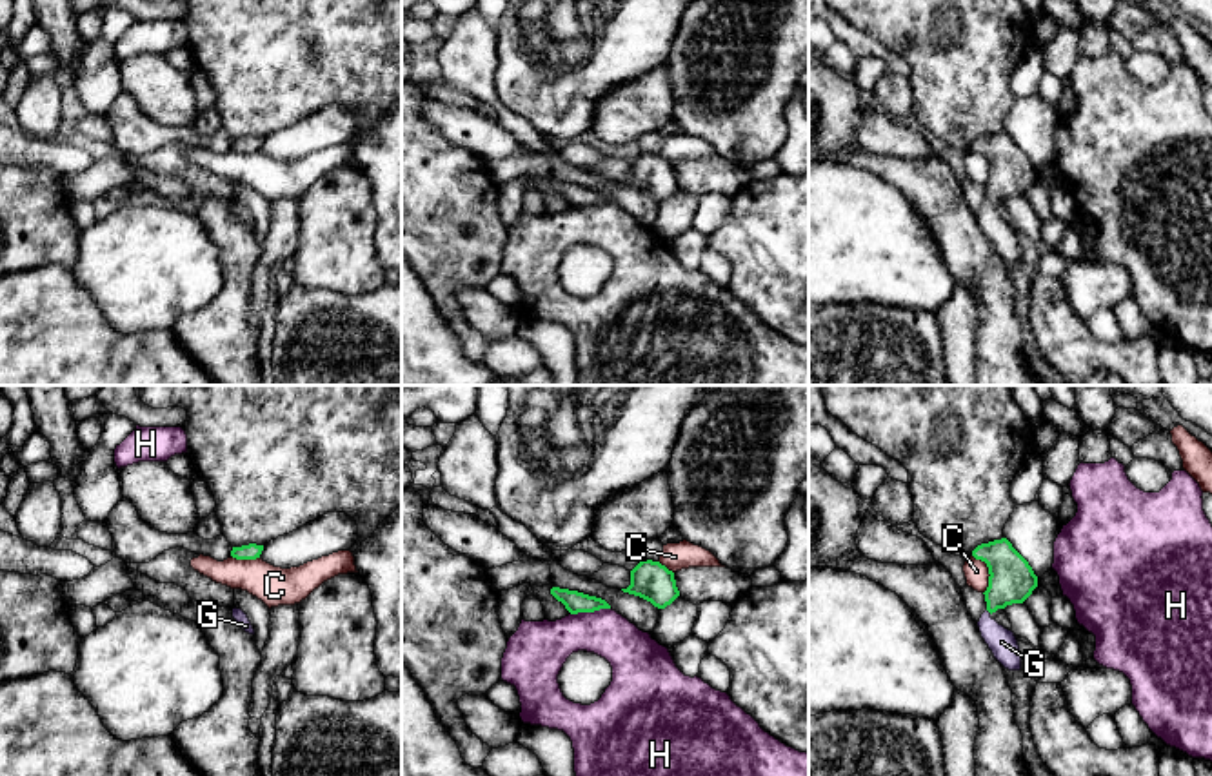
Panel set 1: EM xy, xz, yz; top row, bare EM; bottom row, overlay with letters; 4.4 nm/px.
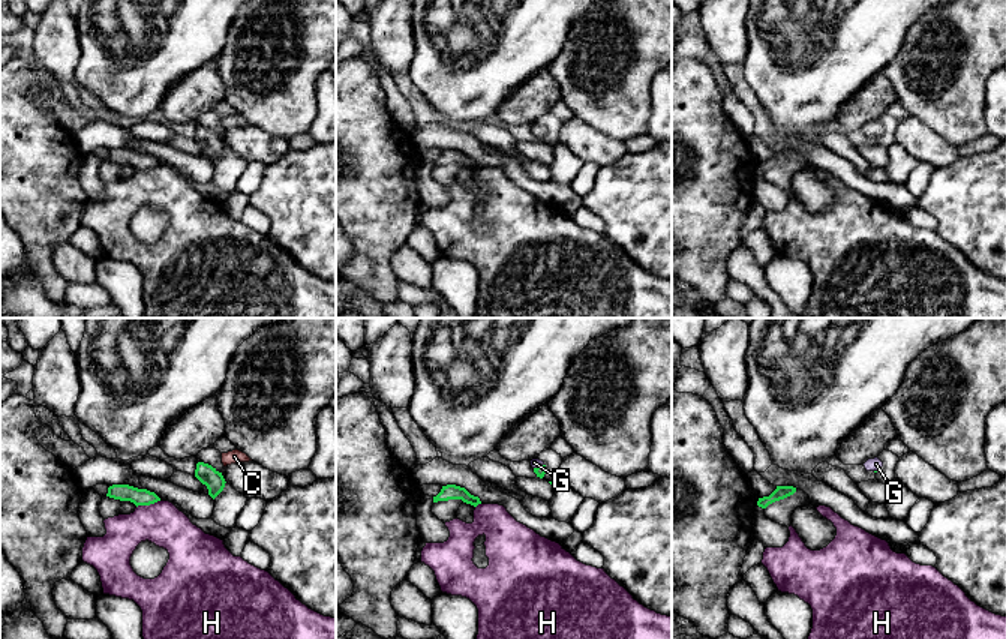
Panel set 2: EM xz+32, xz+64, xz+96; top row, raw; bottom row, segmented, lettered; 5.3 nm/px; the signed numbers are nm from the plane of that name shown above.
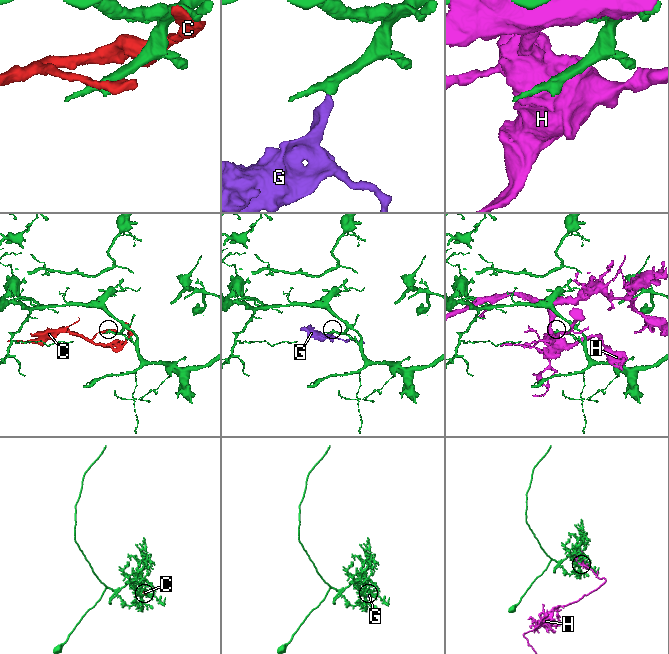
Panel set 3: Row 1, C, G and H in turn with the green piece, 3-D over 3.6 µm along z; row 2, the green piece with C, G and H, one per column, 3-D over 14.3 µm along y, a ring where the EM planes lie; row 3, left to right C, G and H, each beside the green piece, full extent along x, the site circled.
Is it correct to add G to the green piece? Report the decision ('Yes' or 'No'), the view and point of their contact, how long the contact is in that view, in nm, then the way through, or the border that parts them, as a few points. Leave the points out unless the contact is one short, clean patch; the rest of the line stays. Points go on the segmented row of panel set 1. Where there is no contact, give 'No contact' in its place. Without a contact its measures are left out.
Yes. Touches green at yz (989, 611). Shared border 30 nm. Path across: yz (1013, 580), (996, 596), (989, 611), (987, 626), (1002, 642)

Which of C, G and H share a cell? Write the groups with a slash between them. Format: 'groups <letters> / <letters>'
groups C / G / H

